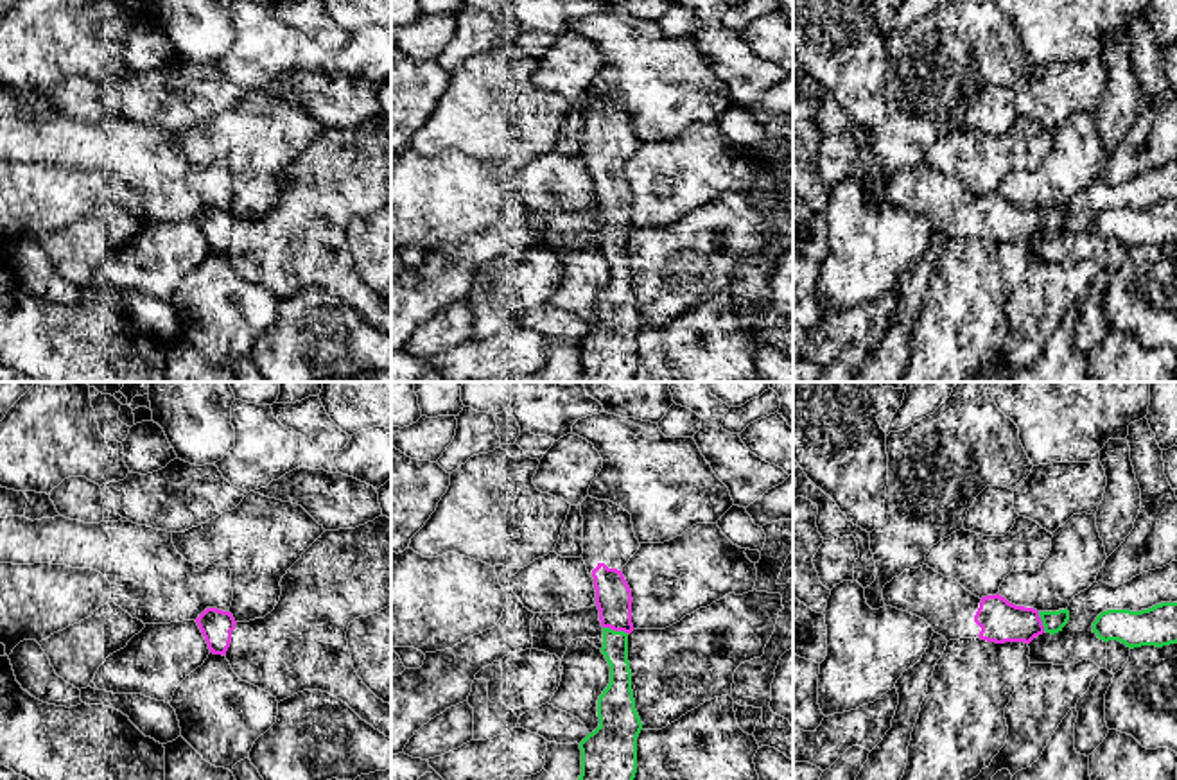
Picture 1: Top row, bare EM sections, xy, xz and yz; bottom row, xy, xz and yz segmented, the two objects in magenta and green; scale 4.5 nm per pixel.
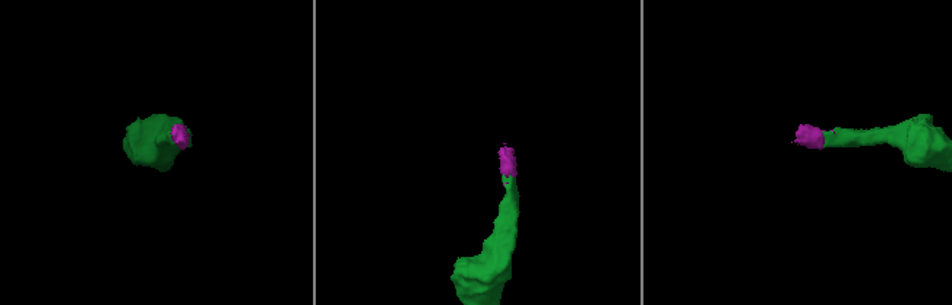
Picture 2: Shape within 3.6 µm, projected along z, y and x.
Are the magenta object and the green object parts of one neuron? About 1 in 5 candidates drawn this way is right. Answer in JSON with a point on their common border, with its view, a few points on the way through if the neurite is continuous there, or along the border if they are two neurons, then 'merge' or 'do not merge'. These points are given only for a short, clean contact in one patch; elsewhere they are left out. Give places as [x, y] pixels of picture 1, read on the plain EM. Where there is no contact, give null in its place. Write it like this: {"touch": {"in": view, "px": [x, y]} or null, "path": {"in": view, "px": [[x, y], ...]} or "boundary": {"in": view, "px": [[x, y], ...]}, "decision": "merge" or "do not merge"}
{"touch": {"in": "xz", "px": [616, 228]}, "path": {"in": "xz", "px": [[614, 198], [616, 228], [614, 246]]}, "decision": "merge"}

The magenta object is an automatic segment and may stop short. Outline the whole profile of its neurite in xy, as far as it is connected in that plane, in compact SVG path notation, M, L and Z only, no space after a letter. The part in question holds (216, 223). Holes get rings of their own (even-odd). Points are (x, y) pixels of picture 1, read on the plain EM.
M206 206L196 221L208 242L210 251L224 255L231 240L231 230L237 222L233 213L217 206Z

